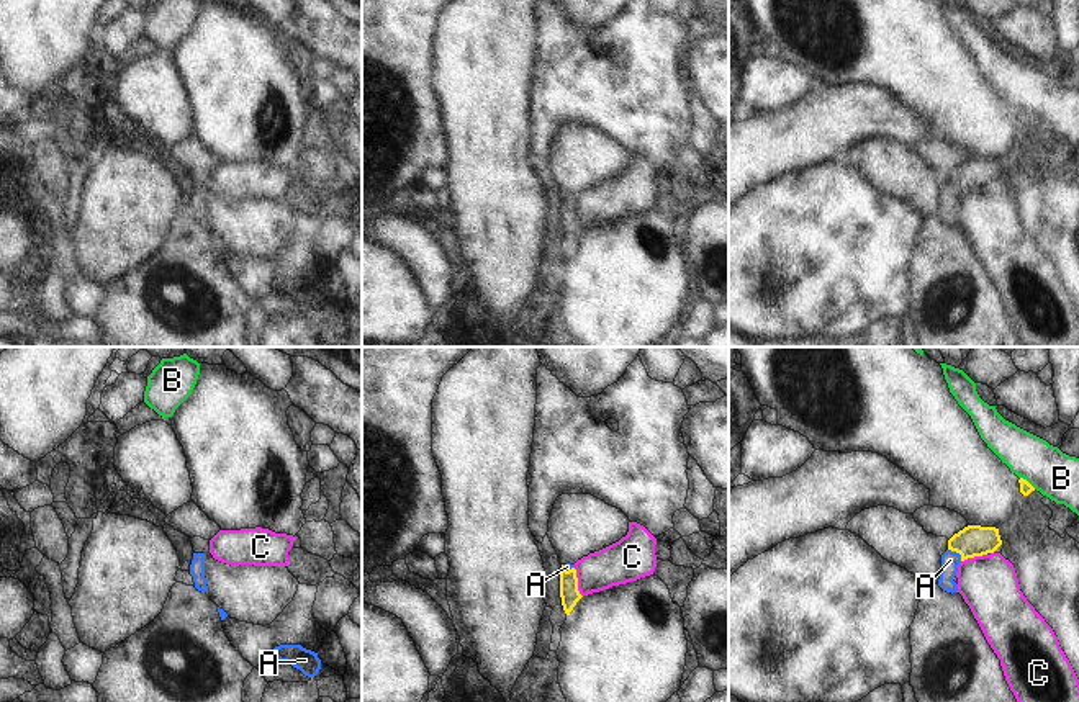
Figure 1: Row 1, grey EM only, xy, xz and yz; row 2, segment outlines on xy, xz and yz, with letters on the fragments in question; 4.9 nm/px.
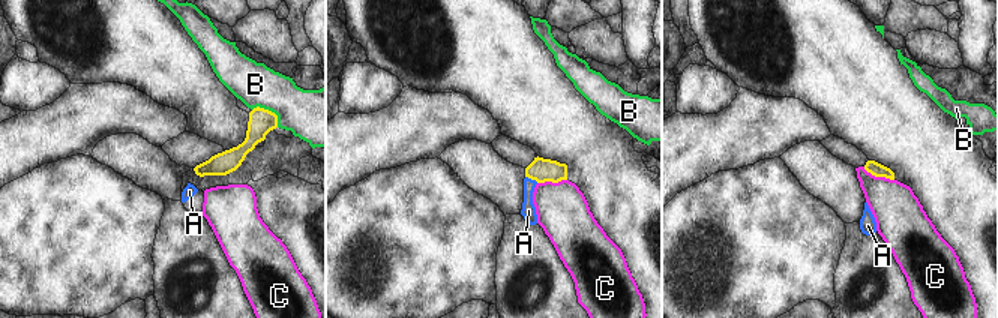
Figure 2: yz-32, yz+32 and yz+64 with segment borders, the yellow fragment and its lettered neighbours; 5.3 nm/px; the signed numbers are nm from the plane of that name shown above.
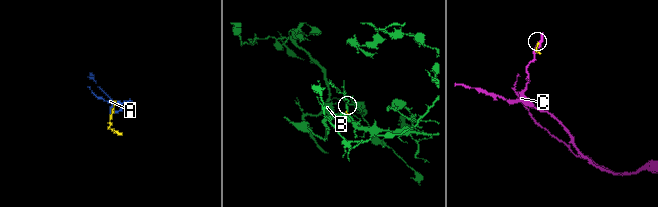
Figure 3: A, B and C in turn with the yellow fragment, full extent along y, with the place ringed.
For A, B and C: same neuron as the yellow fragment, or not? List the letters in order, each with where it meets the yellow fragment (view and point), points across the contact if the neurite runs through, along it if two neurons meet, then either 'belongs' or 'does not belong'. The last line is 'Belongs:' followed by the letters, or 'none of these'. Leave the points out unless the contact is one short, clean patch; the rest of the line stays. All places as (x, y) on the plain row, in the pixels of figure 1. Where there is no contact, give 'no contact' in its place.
A: meets yellow in yz at (957, 185); runs through yz (973, 174), (957, 185), (950, 193); belongs
B: meets yellow in yz at (1027, 115); border along yz (1020, 110), (1035, 121); does not belong
C: meets yellow in xz at (577, 216); border along xz (573, 202), (582, 229); does not belong
Belongs: A

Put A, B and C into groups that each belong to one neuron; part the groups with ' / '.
A / B / C

